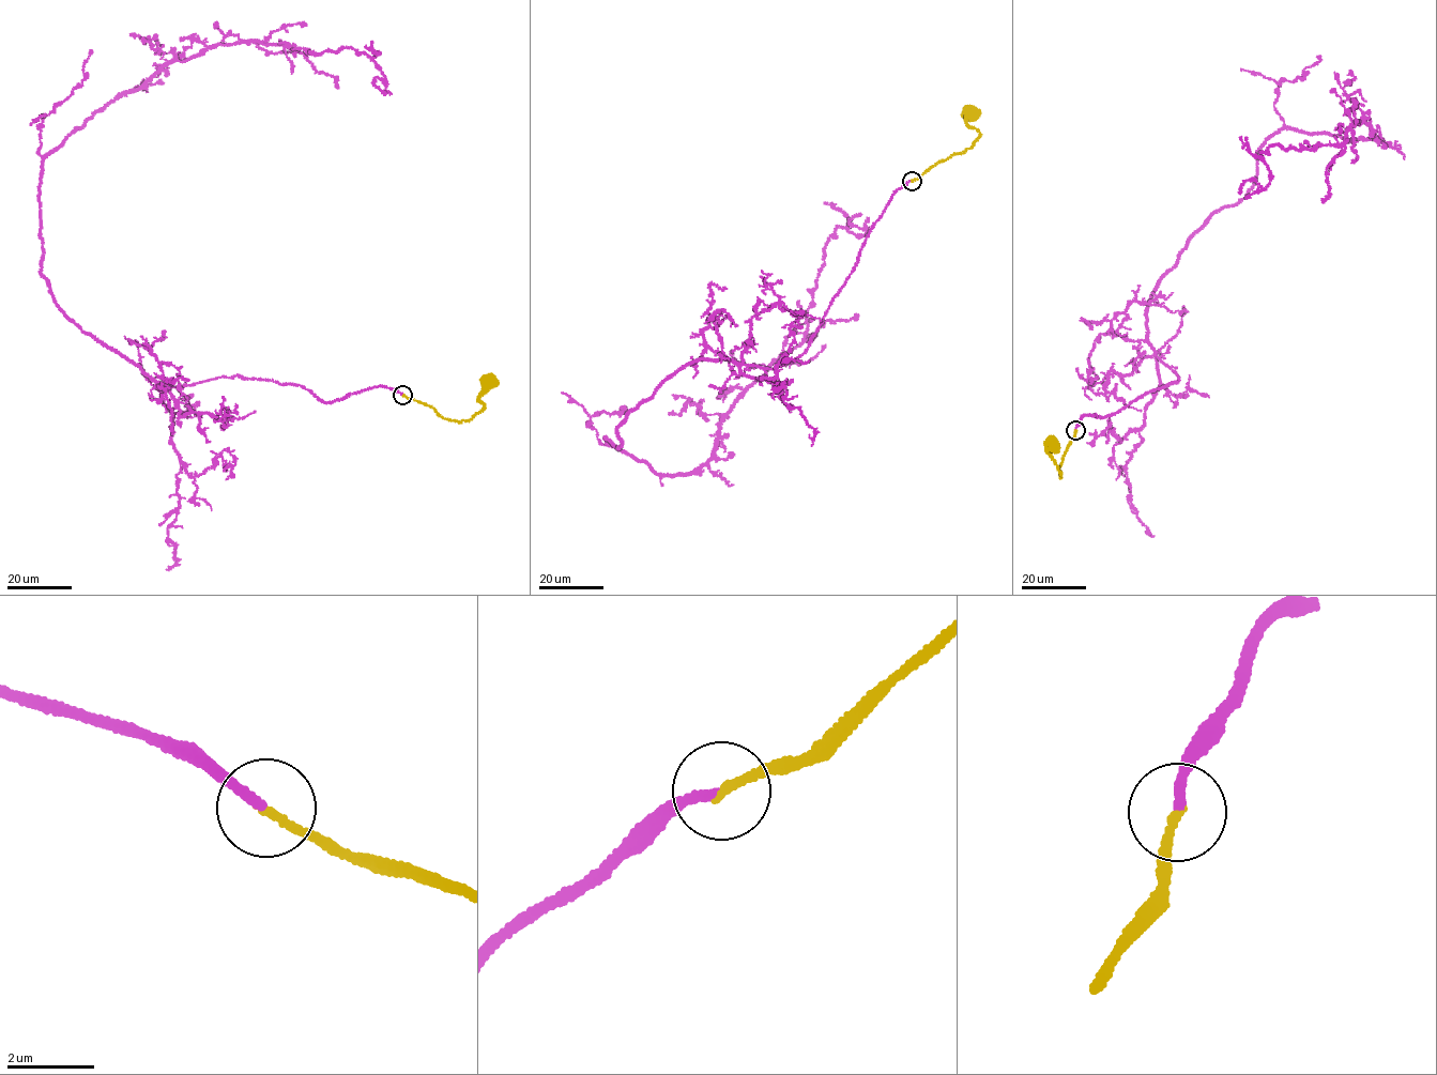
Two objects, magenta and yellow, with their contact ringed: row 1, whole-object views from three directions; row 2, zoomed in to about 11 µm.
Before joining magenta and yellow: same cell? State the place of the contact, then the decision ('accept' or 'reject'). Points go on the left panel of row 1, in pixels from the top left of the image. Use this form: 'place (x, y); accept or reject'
place (402, 395); accept

